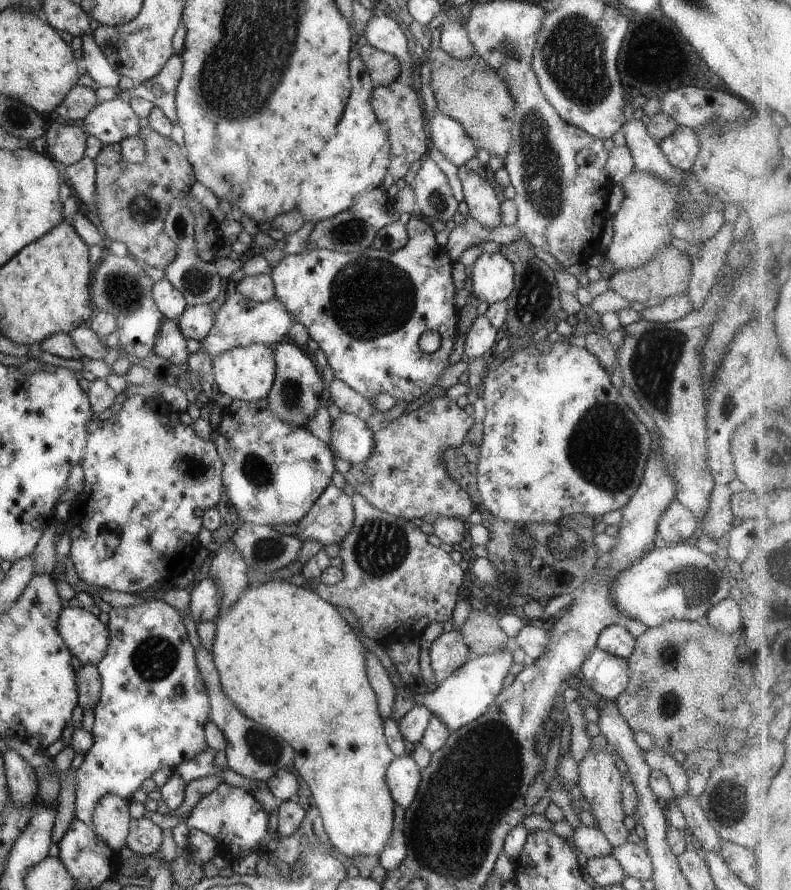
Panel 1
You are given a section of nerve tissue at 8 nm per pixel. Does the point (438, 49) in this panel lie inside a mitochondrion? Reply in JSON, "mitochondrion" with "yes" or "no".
{"mitochondrion":"no"}

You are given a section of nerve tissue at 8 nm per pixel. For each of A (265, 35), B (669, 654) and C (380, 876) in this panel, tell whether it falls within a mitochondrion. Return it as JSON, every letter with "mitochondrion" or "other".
{"A":"mitochondrion","B":"mitochondrion","C":"other"}

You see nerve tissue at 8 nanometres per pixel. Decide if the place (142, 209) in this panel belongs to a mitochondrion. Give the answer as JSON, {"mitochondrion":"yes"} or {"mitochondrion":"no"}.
{"mitochondrion":"yes"}

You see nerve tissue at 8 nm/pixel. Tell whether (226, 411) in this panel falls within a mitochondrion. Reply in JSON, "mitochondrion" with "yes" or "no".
{"mitochondrion":"no"}

